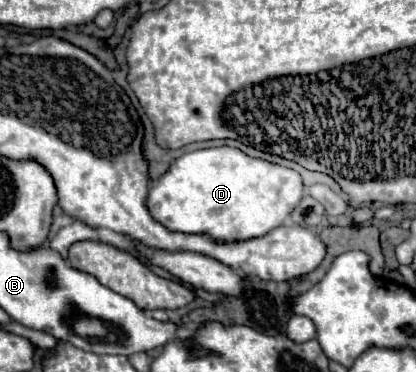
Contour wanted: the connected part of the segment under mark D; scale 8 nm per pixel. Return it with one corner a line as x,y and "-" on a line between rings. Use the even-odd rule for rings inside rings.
207,148
207,150
195,150
189,154
183,154
175,160
175,164
163,174
147,196
147,208
153,214
155,220
159,220
163,226
175,232
187,232
197,234
205,232
211,238
219,242
233,242
233,240
249,240
257,236
265,236
277,226
283,226
295,206
303,198
303,180
299,172
261,160
251,158
239,148

